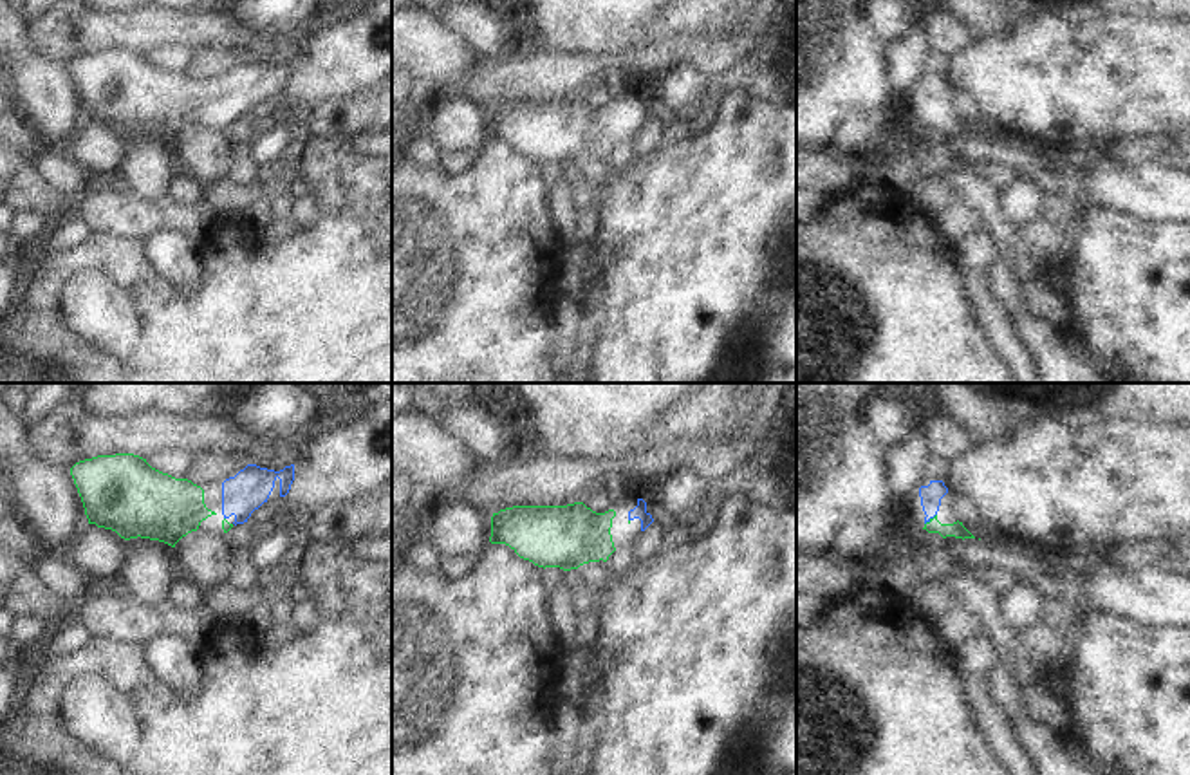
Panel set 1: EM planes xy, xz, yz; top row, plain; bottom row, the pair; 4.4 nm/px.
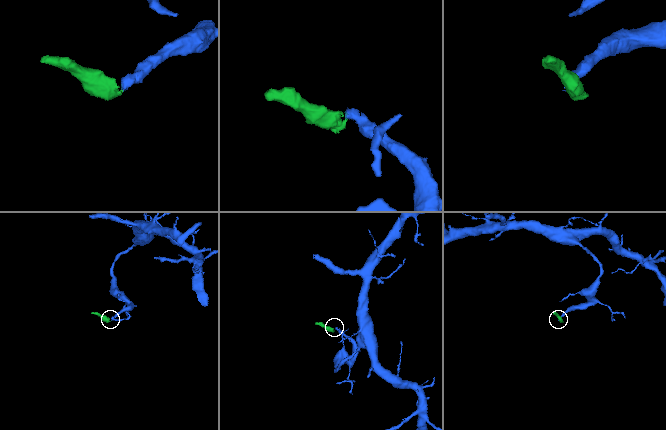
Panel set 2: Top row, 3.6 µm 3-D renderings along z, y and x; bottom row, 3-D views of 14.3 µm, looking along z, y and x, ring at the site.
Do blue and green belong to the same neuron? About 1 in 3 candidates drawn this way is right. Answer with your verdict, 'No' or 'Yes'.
Yes

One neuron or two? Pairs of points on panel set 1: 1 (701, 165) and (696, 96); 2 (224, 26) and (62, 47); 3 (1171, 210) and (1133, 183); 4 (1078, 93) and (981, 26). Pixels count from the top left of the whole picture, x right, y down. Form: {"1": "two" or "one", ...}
{"1": "two", "2": "one", "3": "one", "4": "two"}

